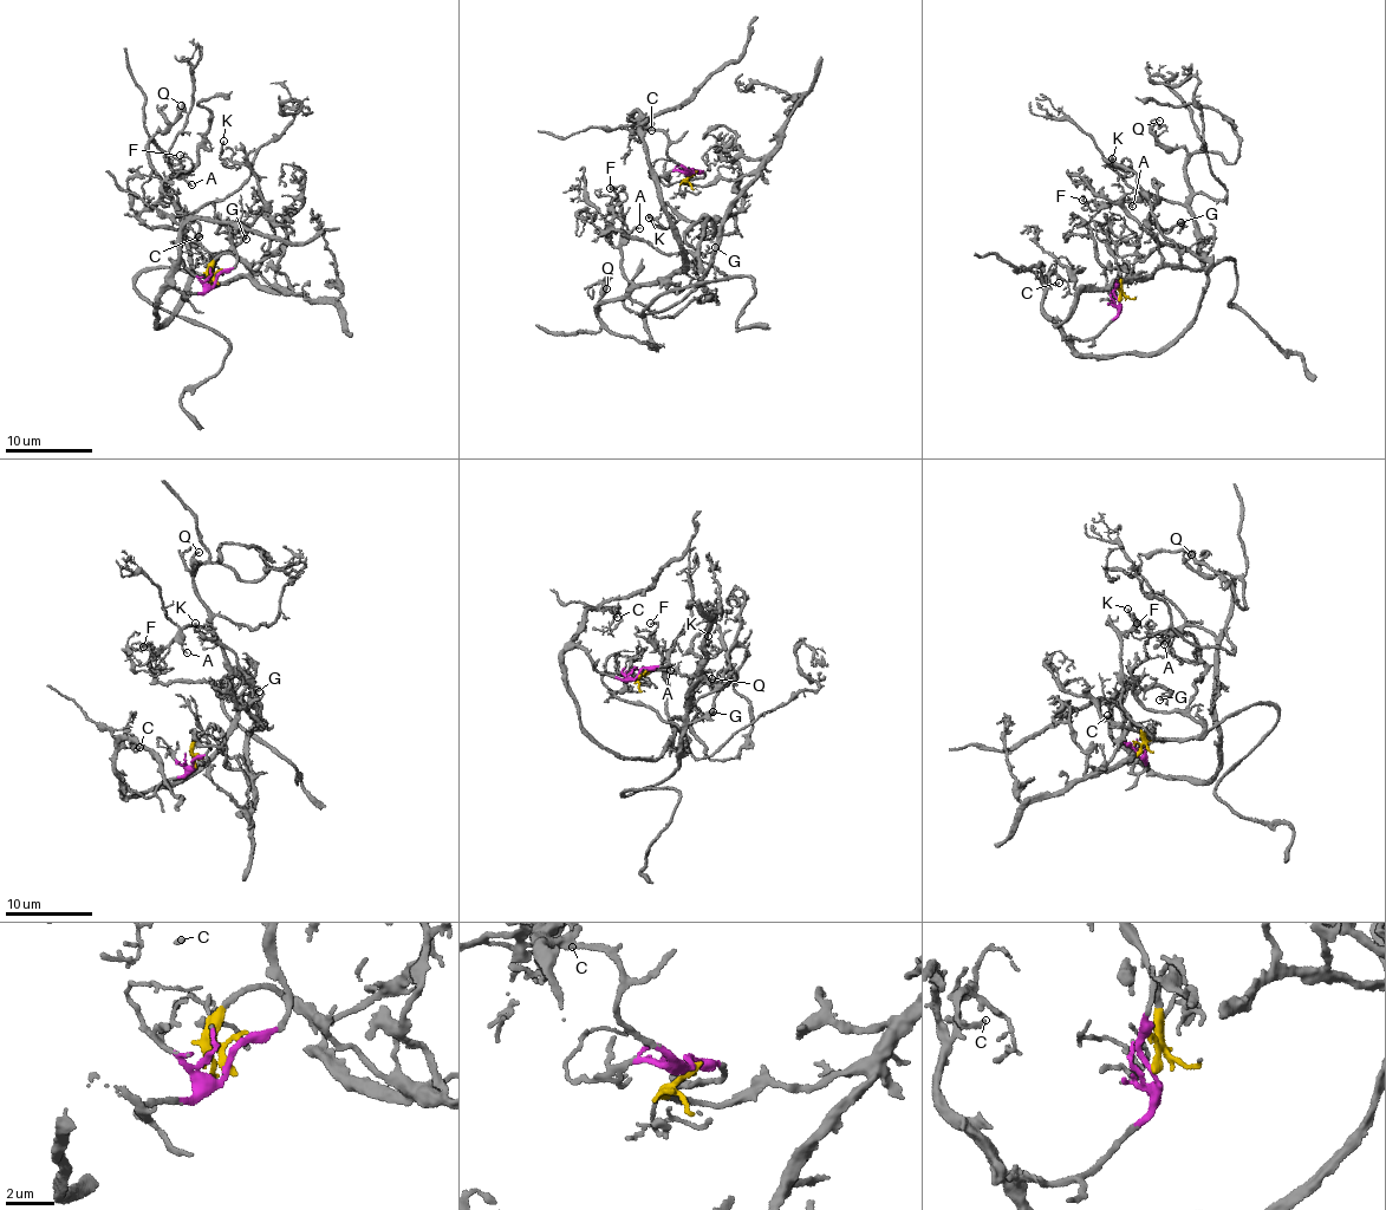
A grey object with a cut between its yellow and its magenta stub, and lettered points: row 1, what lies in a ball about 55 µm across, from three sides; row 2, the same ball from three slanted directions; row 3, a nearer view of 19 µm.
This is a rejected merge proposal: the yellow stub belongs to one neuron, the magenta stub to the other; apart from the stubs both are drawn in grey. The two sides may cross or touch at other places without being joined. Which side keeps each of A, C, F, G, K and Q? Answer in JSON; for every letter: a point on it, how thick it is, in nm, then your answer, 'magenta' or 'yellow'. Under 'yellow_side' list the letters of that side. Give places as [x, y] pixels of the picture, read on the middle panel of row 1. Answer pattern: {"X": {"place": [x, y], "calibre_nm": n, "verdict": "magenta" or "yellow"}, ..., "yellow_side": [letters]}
{"A": {"place": [639, 228], "calibre_nm": 170, "verdict": "magenta"}, "C": {"place": [651, 130], "calibre_nm": 180, "verdict": "magenta"}, "F": {"place": [610, 188], "calibre_nm": 200, "verdict": "magenta"}, "G": {"place": [715, 247], "calibre_nm": 200, "verdict": "yellow"}, "K": {"place": [649, 218], "calibre_nm": 180, "verdict": "yellow"}, "Q": {"place": [606, 288], "calibre_nm": 130, "verdict": "magenta"}, "yellow_side": ["G", "K"]}

